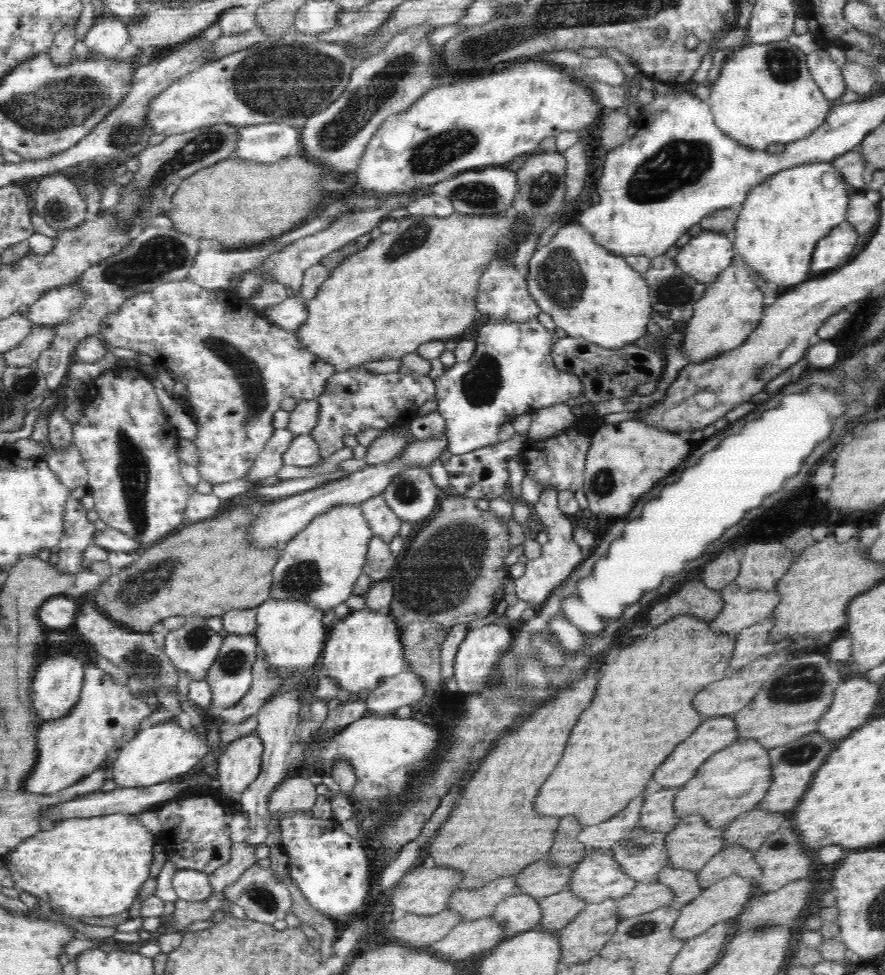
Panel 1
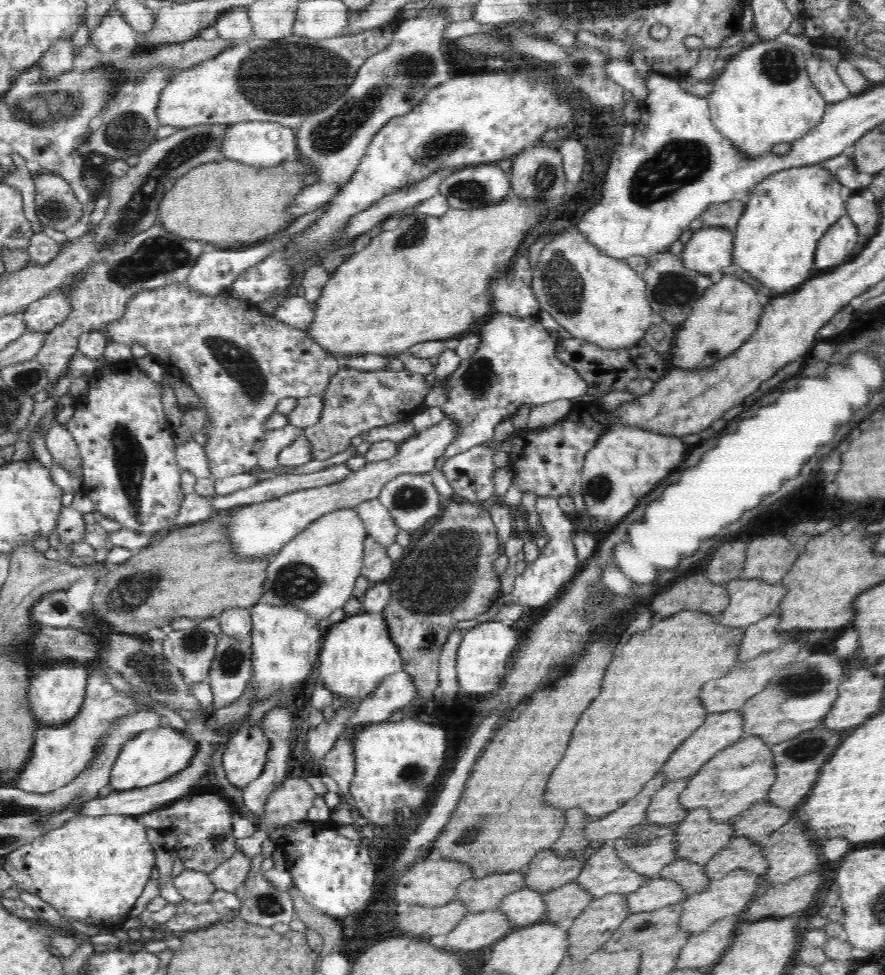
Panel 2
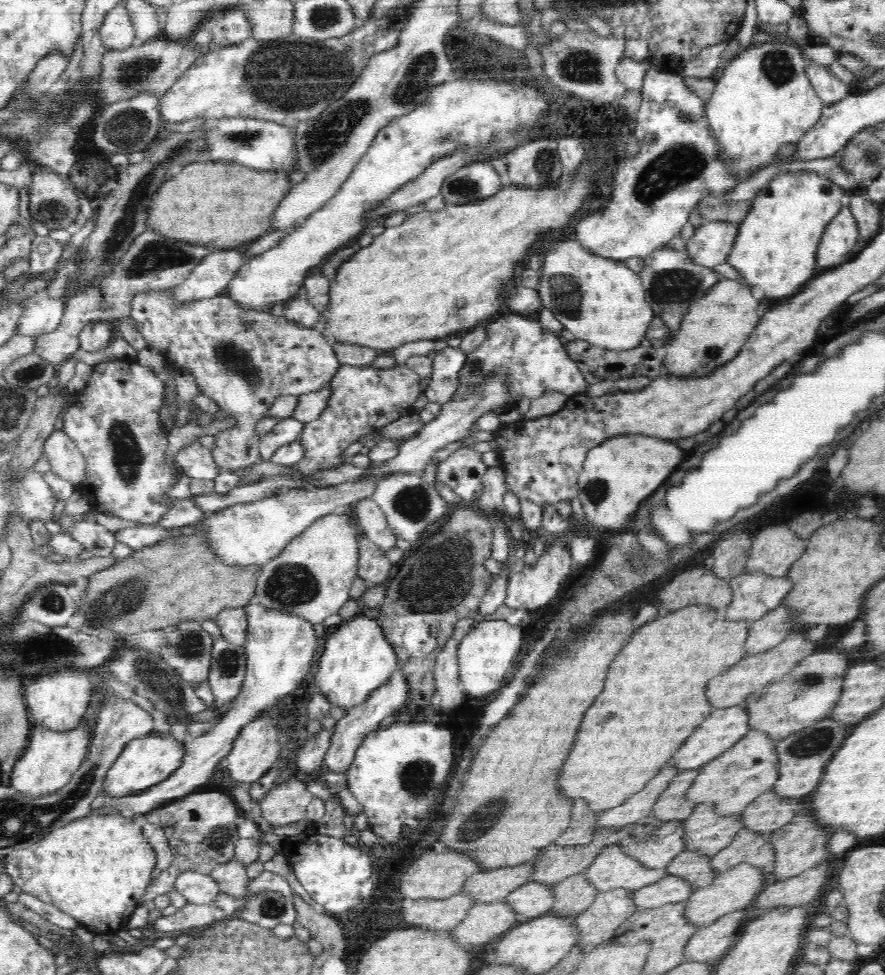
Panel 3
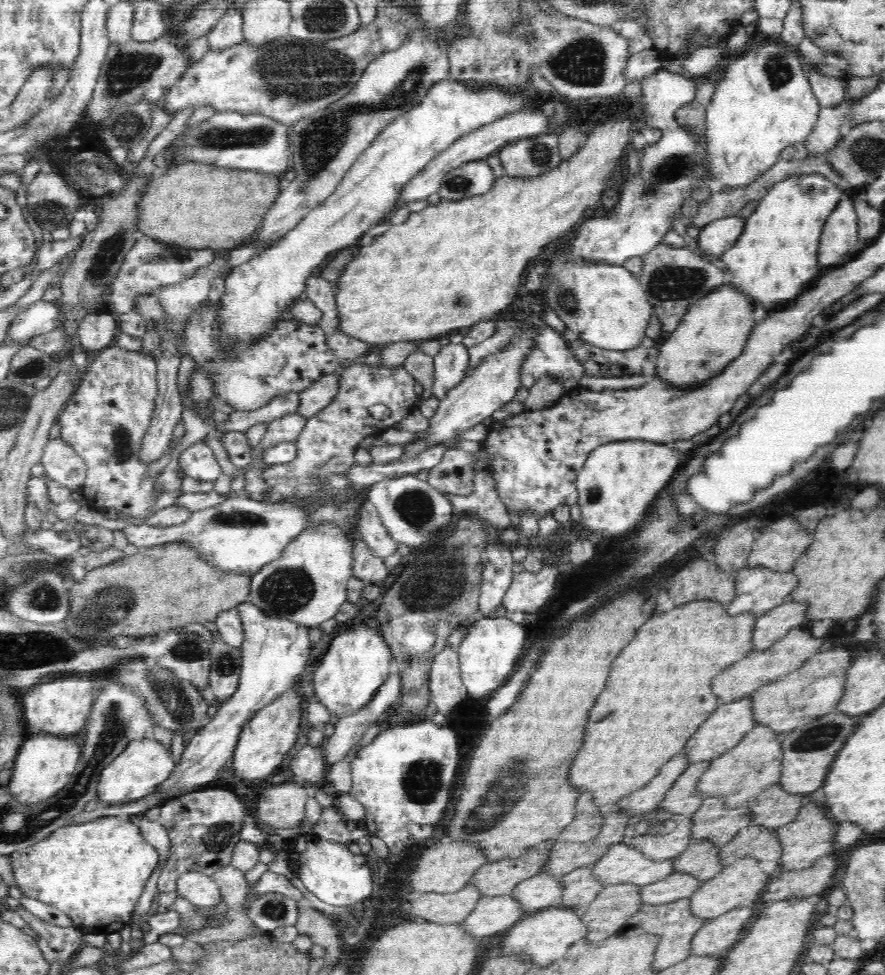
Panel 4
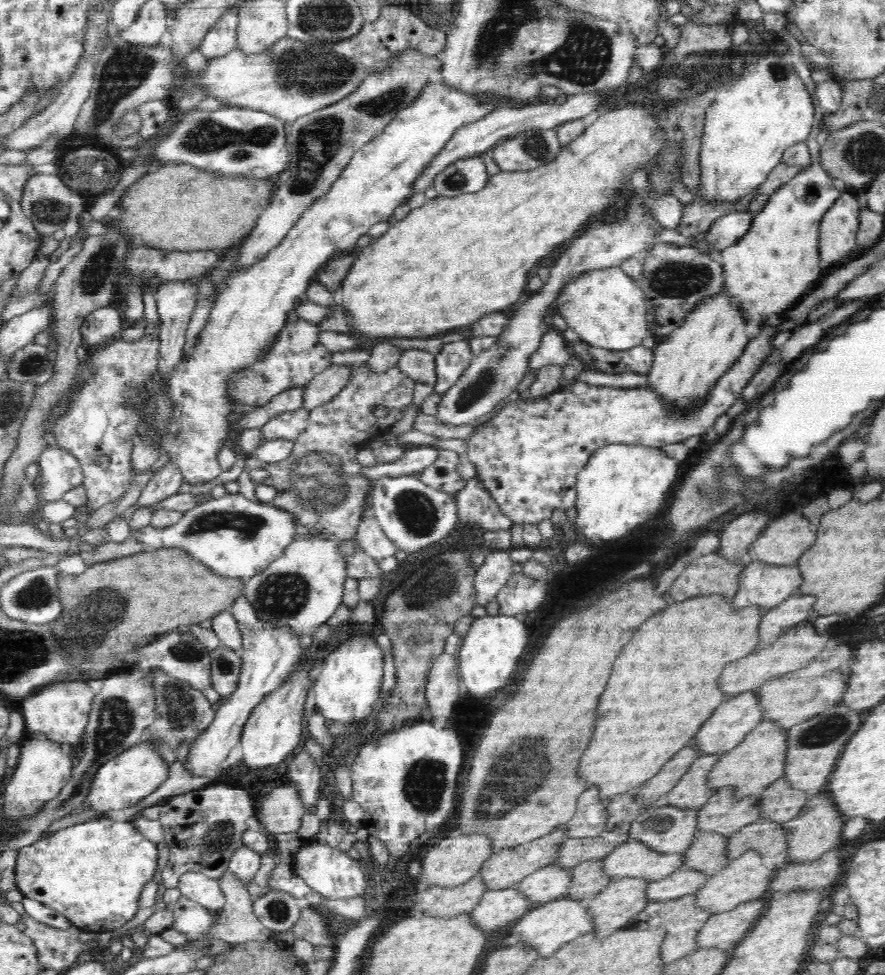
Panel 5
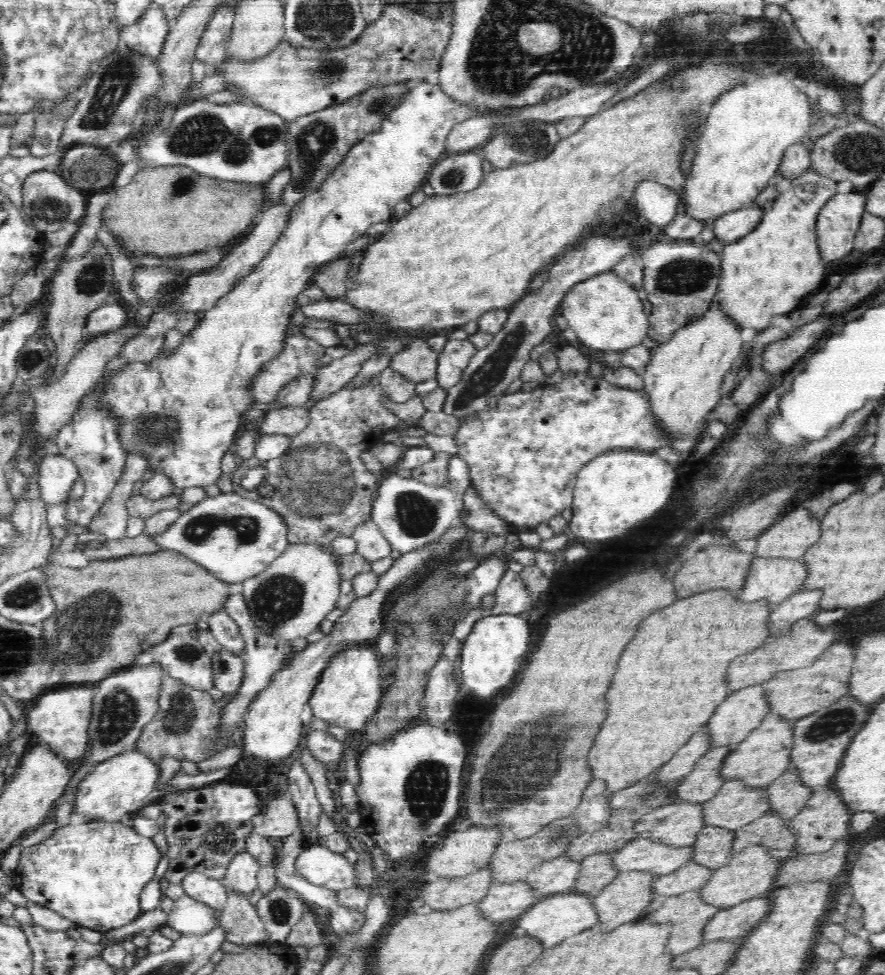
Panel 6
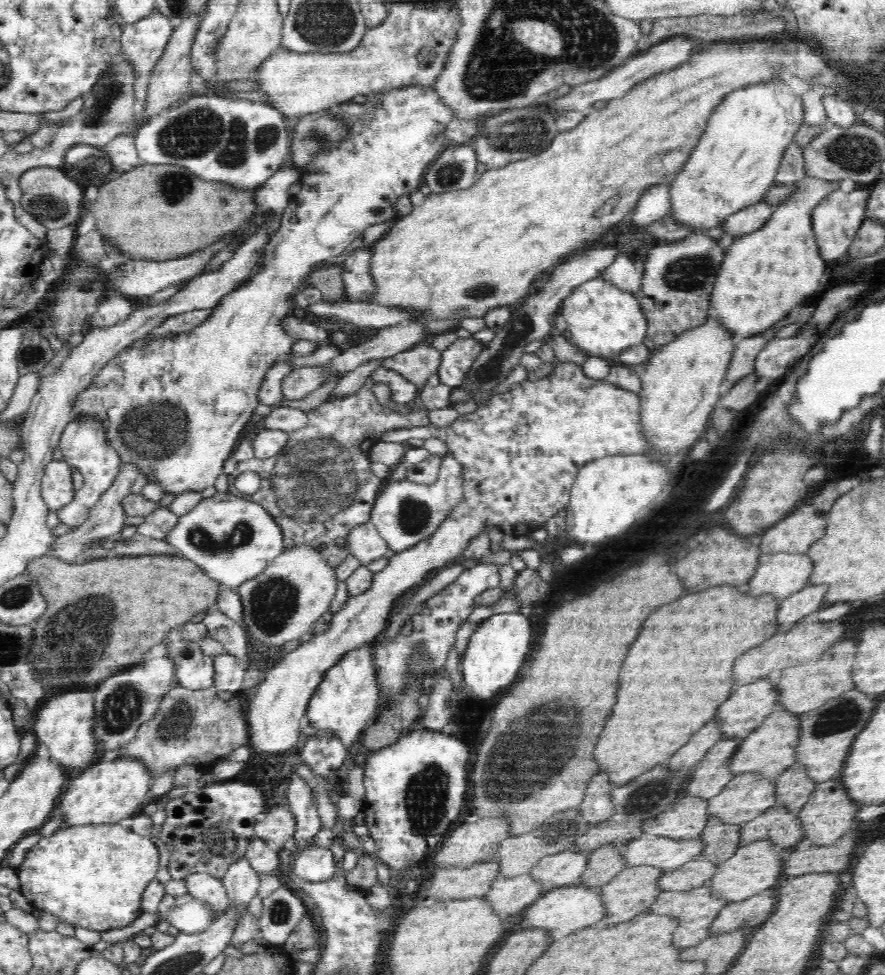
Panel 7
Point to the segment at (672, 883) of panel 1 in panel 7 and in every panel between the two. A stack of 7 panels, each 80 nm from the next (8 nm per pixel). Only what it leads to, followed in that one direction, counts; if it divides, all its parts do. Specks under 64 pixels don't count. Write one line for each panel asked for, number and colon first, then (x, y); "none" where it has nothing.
2: (691, 877)
3: (691, 866)
4: (701, 860)
5: (707, 854)
6: (712, 848)
7: (721, 839)

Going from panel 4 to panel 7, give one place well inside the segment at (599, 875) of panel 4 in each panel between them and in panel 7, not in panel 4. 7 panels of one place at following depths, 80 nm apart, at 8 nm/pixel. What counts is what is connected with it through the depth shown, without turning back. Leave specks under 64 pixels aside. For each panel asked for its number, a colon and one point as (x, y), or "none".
5: (633, 859)
6: (642, 854)
7: (662, 852)

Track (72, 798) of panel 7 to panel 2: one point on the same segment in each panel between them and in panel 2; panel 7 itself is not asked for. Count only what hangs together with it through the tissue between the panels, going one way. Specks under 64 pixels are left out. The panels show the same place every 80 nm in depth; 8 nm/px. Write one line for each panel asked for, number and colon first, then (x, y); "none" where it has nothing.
2: (154, 755)
3: (145, 761)
4: (134, 774)
5: (135, 773)
6: (118, 786)

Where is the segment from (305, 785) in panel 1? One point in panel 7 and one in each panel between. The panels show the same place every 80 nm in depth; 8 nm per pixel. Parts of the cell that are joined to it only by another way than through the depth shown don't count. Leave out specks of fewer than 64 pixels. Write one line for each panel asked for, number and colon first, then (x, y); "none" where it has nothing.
2: (291, 801)
3: (287, 803)
4: (283, 806)
5: (282, 810)
6: (280, 819)
7: (279, 825)

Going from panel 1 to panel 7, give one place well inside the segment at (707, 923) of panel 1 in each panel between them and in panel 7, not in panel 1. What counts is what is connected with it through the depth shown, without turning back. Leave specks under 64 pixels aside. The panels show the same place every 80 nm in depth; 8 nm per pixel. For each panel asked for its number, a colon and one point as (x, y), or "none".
2: (731, 895)
3: (736, 889)
4: (740, 884)
5: (745, 879)
6: (753, 872)
7: (755, 868)

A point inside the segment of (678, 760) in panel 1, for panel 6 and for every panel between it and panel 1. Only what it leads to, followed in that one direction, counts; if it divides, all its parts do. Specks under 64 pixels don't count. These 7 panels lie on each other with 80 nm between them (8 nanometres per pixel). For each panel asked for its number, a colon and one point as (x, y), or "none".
2: (720, 730)
3: (724, 727)
4: (727, 726)
5: (728, 726)
6: (743, 710)

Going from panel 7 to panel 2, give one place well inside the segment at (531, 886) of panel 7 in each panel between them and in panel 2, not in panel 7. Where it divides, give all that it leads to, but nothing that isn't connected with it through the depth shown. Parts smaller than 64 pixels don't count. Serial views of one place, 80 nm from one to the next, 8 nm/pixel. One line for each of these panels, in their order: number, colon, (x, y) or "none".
2: (476, 930)
3: (484, 922)
4: (492, 914)
5: (496, 908)
6: (502, 902)

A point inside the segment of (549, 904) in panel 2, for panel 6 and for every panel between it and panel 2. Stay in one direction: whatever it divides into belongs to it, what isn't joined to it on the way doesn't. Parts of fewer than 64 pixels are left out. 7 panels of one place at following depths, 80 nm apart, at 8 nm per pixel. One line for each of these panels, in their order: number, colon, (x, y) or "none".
3: (572, 896)
4: (578, 887)
5: (588, 880)
6: (595, 872)

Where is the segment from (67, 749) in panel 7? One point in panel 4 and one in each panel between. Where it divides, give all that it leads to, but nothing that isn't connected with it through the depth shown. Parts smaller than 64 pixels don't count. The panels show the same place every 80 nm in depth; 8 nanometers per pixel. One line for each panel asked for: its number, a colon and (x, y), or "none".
4: (61, 707)
5: (59, 712)
6: (61, 718)

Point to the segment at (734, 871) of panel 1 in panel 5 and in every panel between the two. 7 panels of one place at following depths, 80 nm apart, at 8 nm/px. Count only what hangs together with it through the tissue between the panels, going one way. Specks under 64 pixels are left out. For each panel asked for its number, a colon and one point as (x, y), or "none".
2: (741, 853)
3: (747, 846)
4: (761, 844)
5: (767, 838)

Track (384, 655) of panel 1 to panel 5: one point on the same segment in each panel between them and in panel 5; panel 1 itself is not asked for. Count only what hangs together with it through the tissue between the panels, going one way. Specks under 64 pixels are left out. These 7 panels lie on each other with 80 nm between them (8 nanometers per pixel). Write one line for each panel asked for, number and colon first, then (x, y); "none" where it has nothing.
2: (358, 653)
3: (357, 658)
4: (357, 662)
5: (347, 686)

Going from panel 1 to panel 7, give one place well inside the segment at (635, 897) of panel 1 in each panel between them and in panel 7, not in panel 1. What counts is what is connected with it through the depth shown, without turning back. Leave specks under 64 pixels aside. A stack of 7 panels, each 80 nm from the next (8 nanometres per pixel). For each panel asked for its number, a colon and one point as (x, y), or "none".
2: (659, 892)
3: (671, 889)
4: (678, 885)
5: (682, 882)
6: (689, 877)
7: (696, 873)

